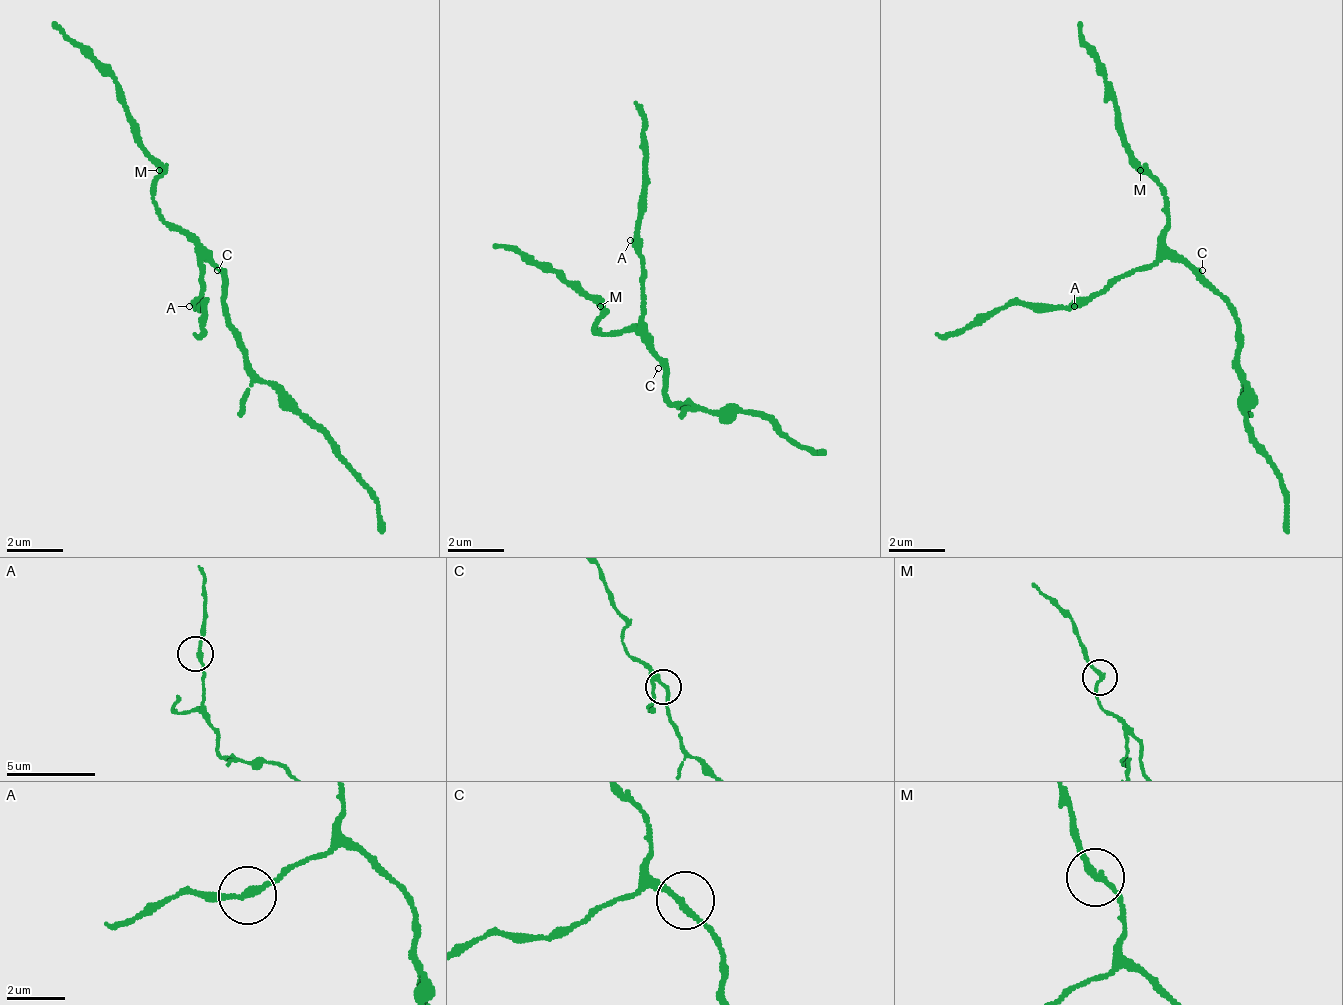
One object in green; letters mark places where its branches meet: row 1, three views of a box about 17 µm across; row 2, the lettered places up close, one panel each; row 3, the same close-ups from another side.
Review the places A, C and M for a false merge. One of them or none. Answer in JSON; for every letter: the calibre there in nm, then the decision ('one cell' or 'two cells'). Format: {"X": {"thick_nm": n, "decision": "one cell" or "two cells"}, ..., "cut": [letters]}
{"A": {"thick_nm": 200, "decision": "one cell"}, "C": {"thick_nm": 190, "decision": "one cell"}, "M": {"thick_nm": 200, "decision": "one cell"}, "cut": []}

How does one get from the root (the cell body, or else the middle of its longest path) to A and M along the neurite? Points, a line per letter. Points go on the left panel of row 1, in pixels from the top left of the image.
A: (224, 278), (203, 256), (203, 292), (189, 306)
M: (224, 278), (161, 214), (161, 207), (154, 200), (154, 179), (161, 172)

